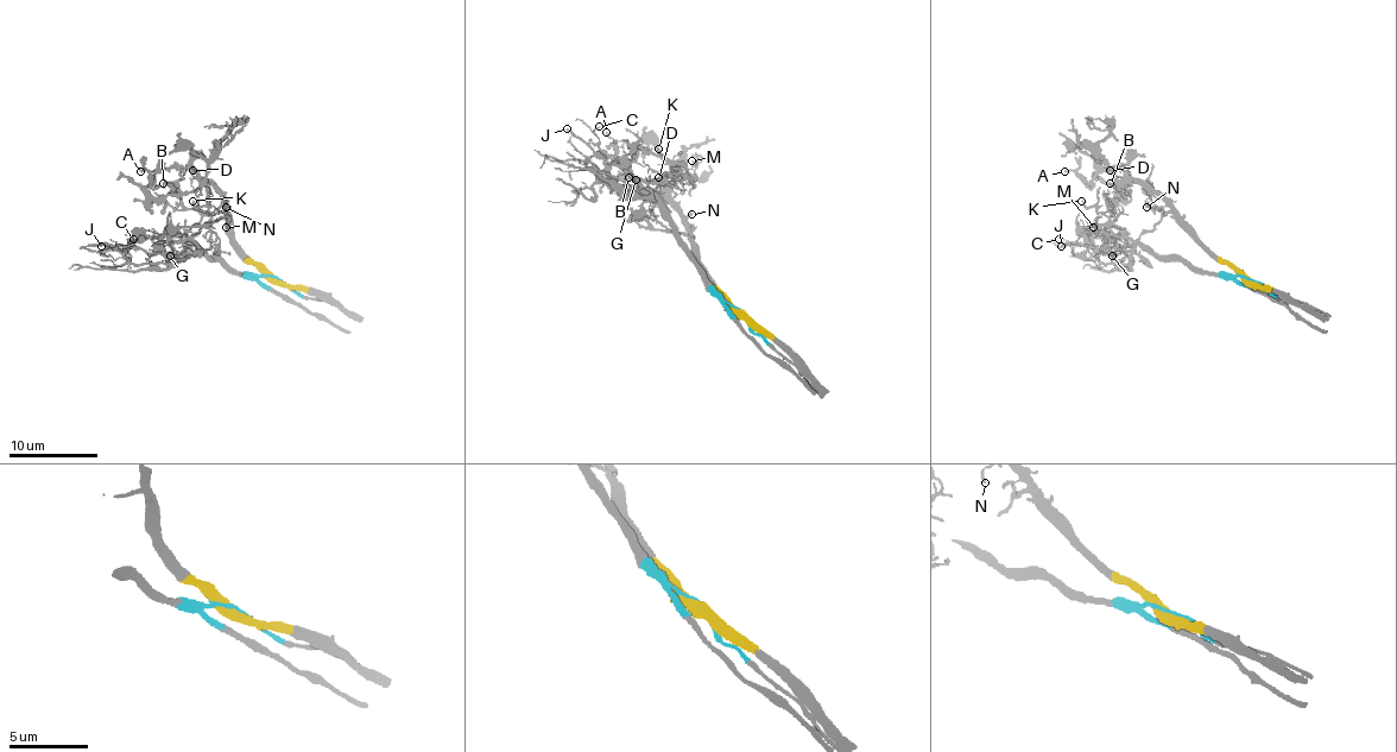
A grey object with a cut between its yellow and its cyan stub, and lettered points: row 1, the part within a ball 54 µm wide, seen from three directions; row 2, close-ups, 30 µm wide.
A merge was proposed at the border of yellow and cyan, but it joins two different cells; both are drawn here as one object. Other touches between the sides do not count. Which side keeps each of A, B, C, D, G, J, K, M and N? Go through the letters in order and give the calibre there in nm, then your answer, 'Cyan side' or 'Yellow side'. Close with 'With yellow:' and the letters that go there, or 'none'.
A: Thickness 160 nm. Yellow side
B: Thickness 140 nm. Yellow side
C: Thickness 120 nm. Cyan side
D: Thickness 200 nm. Yellow side
G: Thickness 160 nm. Cyan side
J: Thickness 160 nm. Cyan side
K: Thickness 180 nm. Cyan side
M: Thickness 100 nm. Cyan side
N: Thickness 140 nm. Yellow side
With yellow: A, B, D, N

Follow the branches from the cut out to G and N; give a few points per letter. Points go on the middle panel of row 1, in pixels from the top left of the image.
G: (741, 315), (703, 272), (680, 237), (675, 221), (634, 179)
N: (739, 315), (700, 269), (700, 251), (688, 226), (688, 215), (693, 215)

